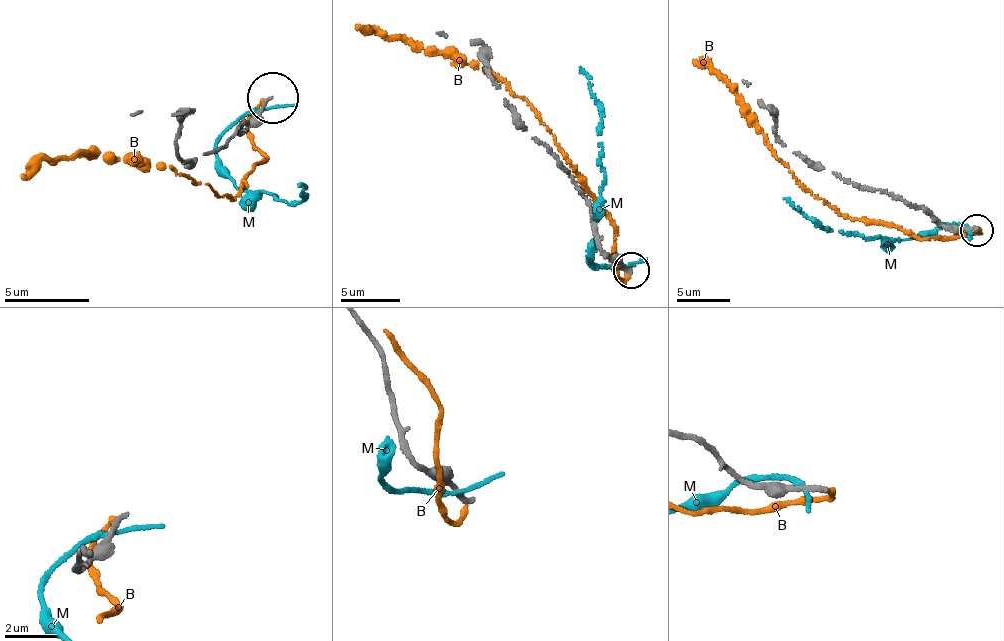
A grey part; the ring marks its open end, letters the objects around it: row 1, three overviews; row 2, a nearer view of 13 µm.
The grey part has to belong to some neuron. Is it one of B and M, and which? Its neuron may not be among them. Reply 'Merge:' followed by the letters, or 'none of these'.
Merge: none of these

